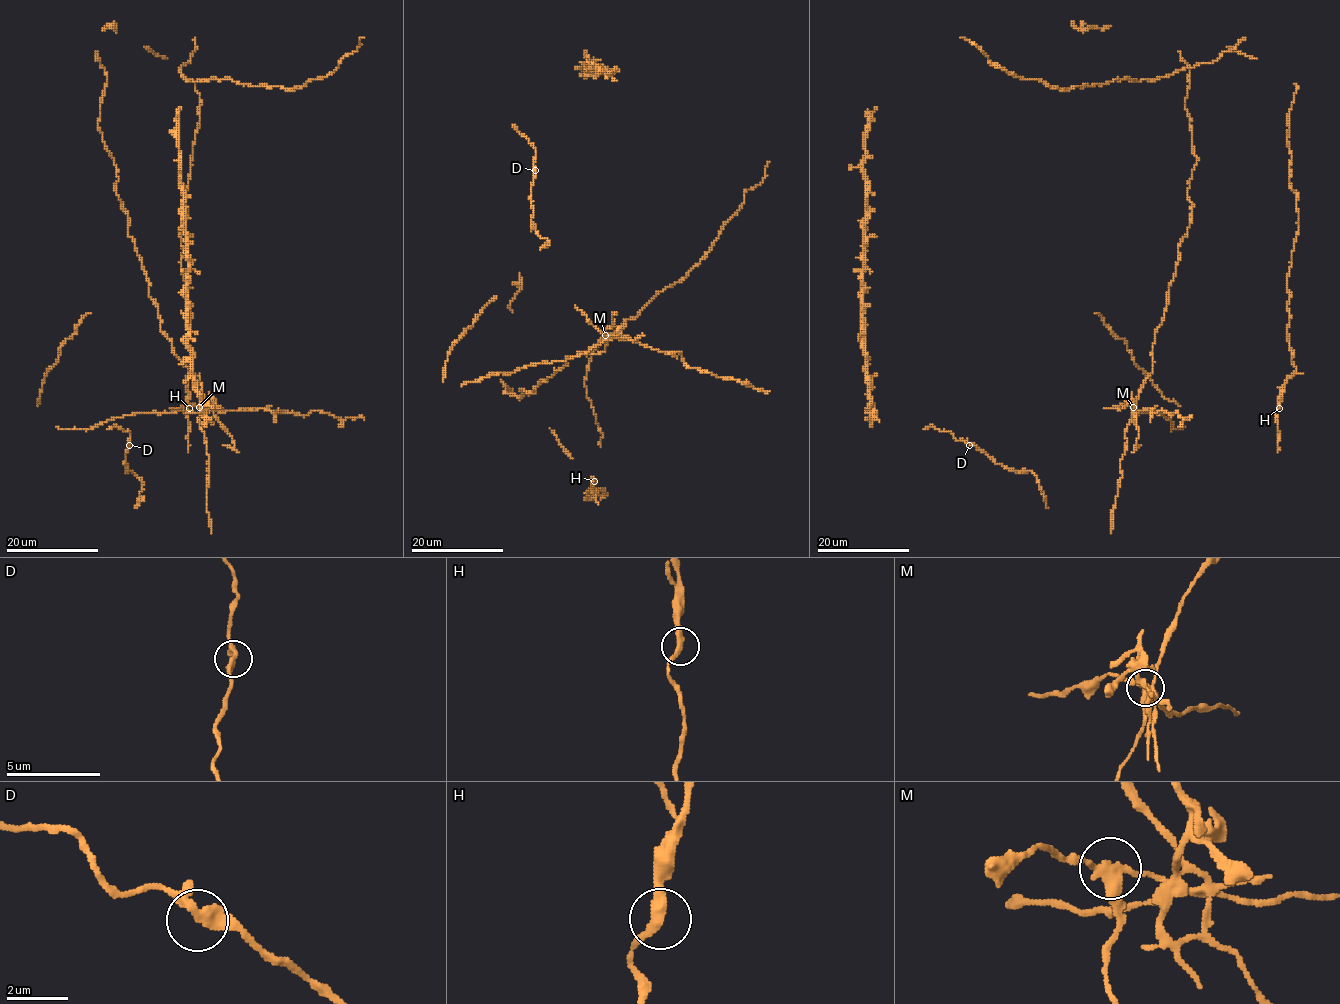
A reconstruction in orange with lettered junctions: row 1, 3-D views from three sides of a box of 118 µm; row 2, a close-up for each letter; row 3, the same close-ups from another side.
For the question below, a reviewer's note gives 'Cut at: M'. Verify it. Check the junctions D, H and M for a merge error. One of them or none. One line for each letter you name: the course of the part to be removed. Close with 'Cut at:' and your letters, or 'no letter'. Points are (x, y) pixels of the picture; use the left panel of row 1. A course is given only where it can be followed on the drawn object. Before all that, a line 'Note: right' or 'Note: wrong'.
Note: right
Cut at: M

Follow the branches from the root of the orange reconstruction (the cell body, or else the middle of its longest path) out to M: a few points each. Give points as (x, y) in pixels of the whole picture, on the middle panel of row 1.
M: (573, 356), (579, 352), (593, 355), (603, 351), (607, 342), (615, 337), (604, 335)

